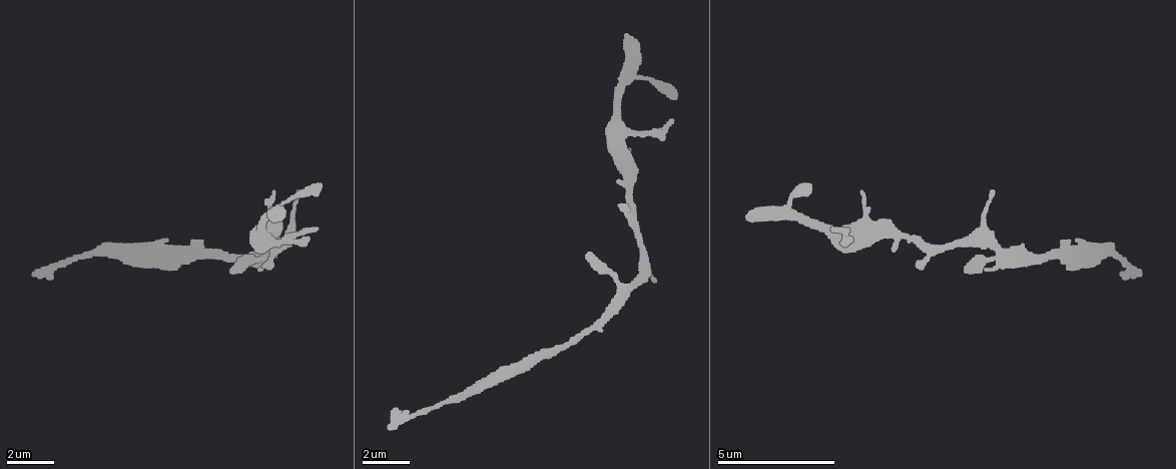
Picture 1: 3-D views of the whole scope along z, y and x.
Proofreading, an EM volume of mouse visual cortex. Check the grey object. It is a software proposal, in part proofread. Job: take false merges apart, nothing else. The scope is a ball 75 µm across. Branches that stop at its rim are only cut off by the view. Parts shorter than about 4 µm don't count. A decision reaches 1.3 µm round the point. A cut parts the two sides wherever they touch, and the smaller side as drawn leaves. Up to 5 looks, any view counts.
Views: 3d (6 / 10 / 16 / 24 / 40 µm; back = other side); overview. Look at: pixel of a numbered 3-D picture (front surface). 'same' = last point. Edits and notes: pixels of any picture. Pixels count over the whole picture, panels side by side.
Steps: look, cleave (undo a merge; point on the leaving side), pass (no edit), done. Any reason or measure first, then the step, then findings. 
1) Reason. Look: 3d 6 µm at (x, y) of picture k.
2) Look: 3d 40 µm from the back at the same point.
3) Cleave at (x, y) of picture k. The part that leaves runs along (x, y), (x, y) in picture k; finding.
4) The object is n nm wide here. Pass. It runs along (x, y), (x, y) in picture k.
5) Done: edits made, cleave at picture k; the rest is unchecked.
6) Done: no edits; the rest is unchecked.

Calibre changes. Look: 3d 6 µm at (629, 178) of picture 1.

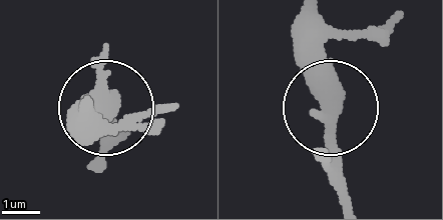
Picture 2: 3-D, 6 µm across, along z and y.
The object is 490 nm wide here. Pass. It runs along (349, 195), (333, 138), (333, 71), (314, 14) in picture 2; one neuron here.

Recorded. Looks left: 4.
Side arm on a straight run. Look: 3d 10 µm at (624, 288) of picture 1.

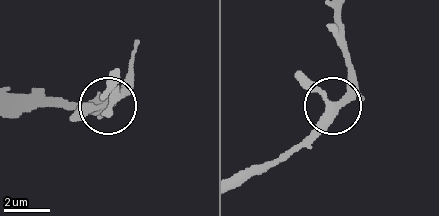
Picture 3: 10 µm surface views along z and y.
From behind. Look: 3d 10 µm from the back at the same point.

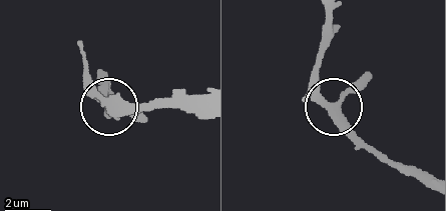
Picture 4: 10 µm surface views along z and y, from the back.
The object is 340 nm wide here. Pass. Continuous, no second neuron.

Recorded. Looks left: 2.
Sudden change in width. Look: 3d 16 µm at (545, 353) of picture 1.

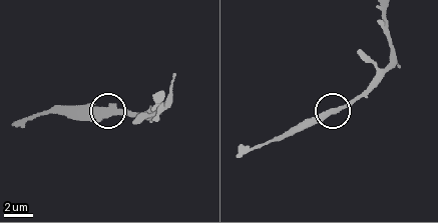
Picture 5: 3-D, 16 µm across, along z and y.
Look: 3d 6 µm at the same point.

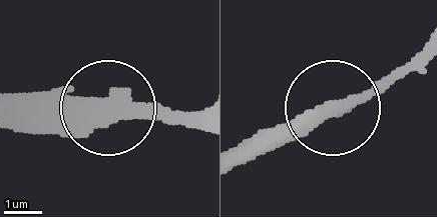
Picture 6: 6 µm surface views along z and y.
Pass. It runs along (199, 110), (30, 110) in picture 6; one neuron here.

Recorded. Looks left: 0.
Done: no edits; the rest is unchecked.

